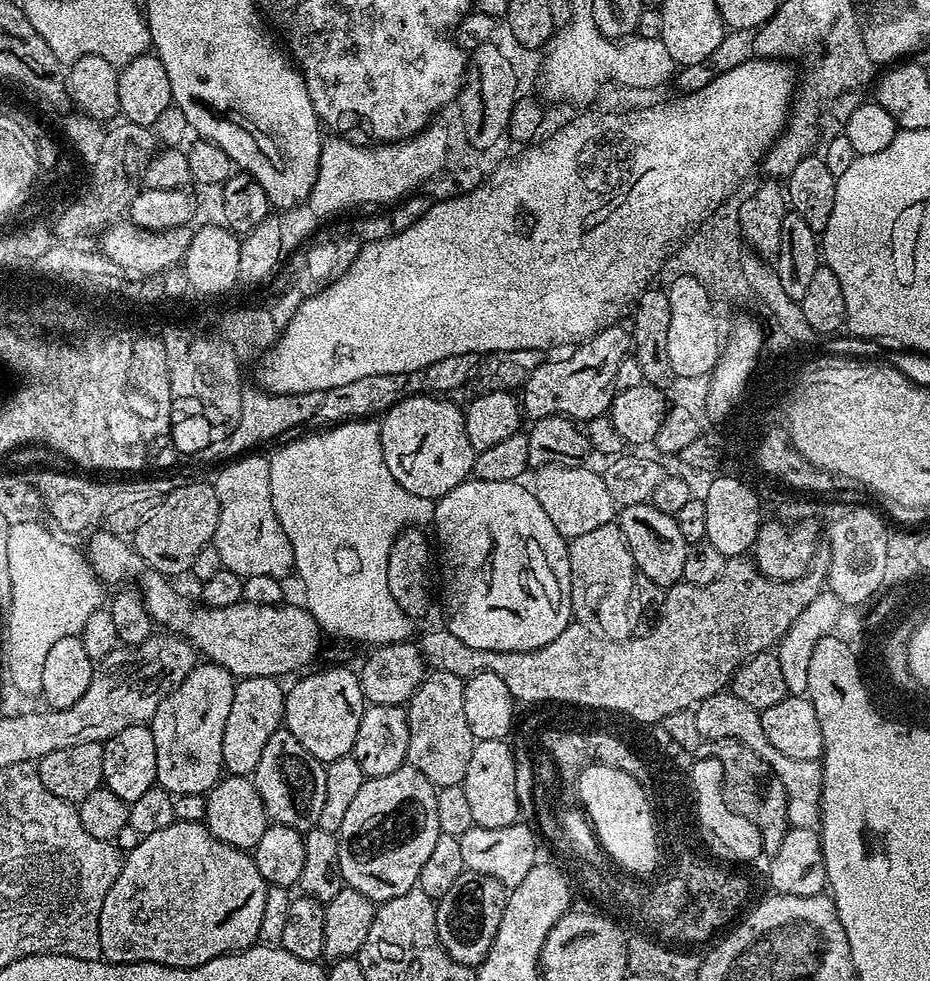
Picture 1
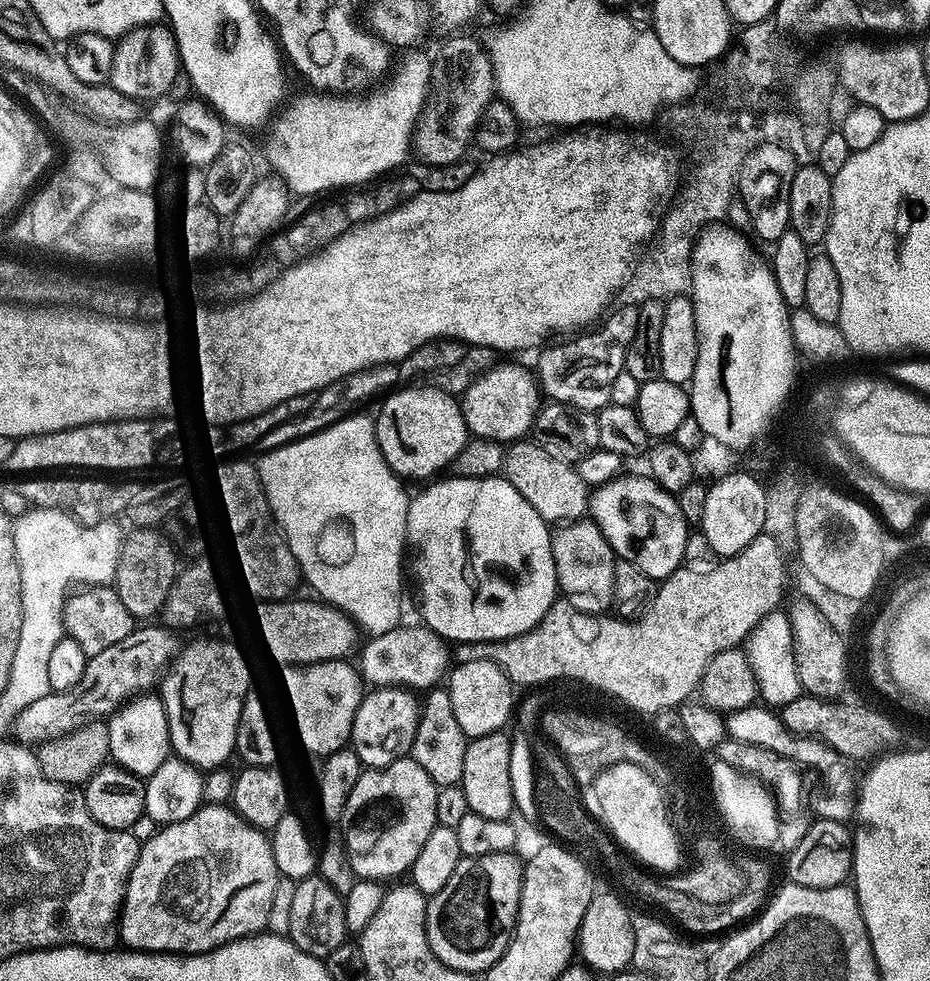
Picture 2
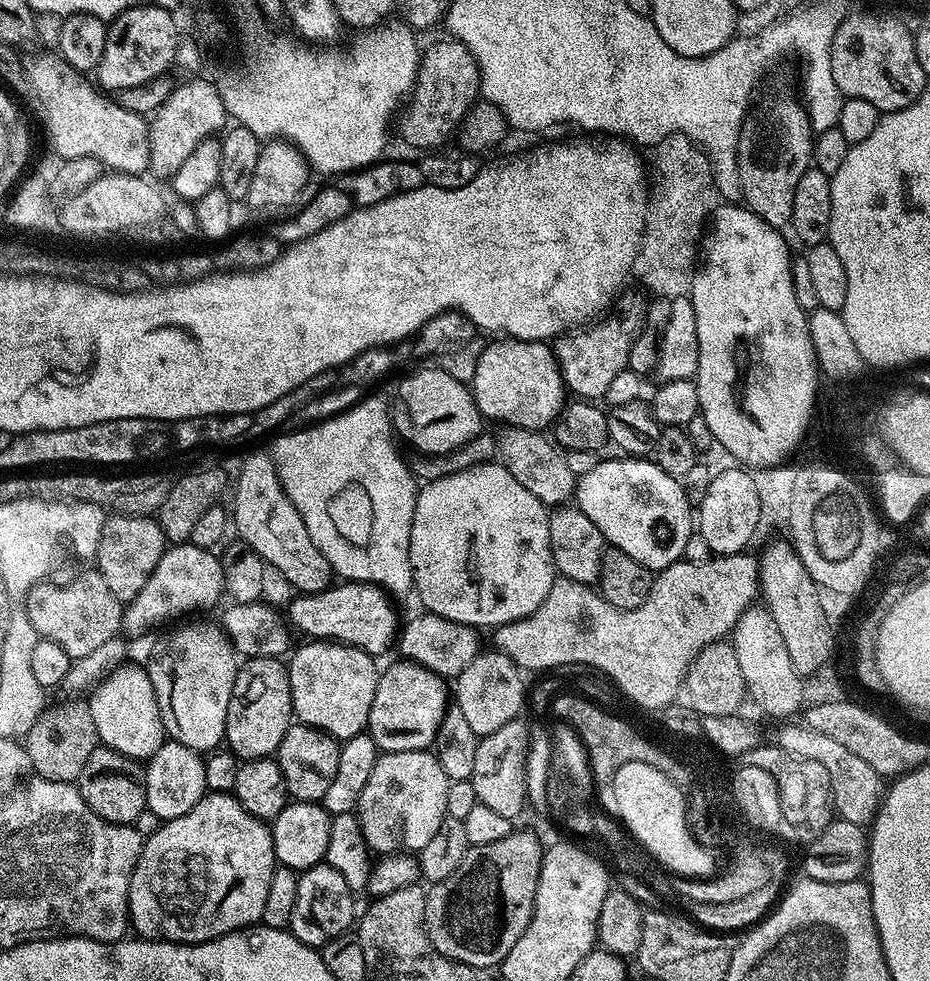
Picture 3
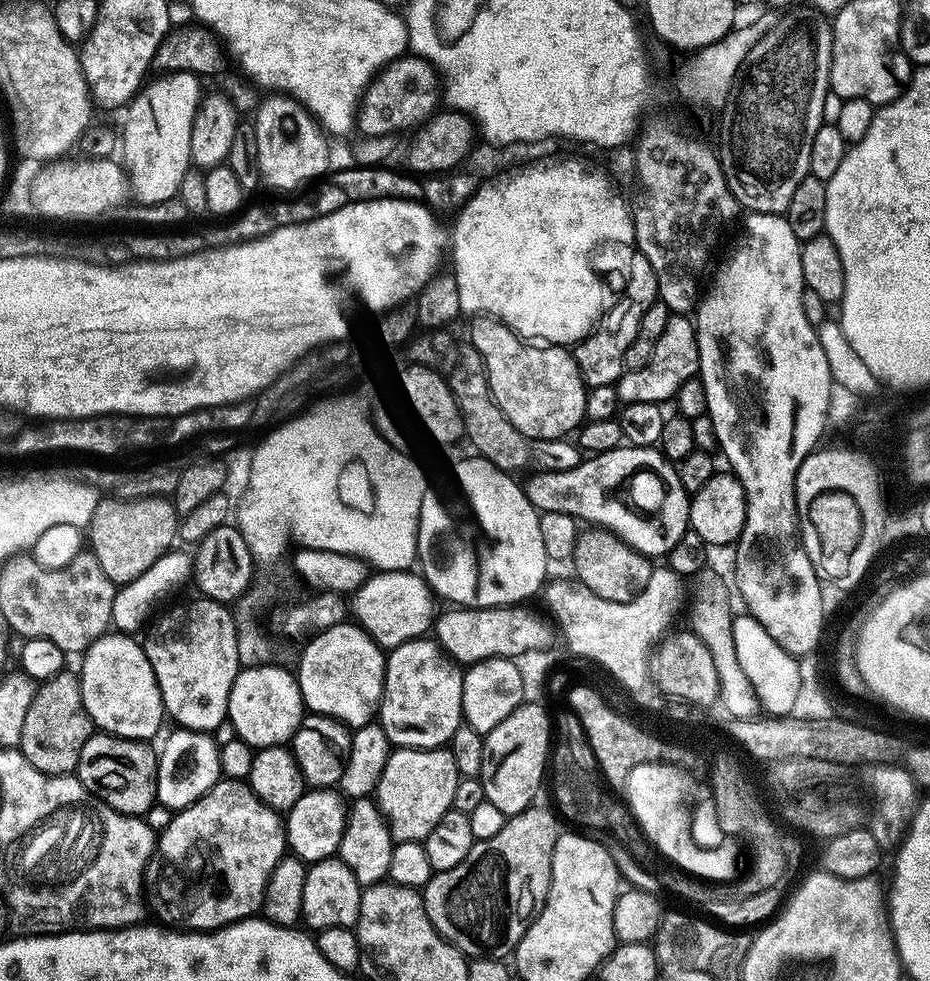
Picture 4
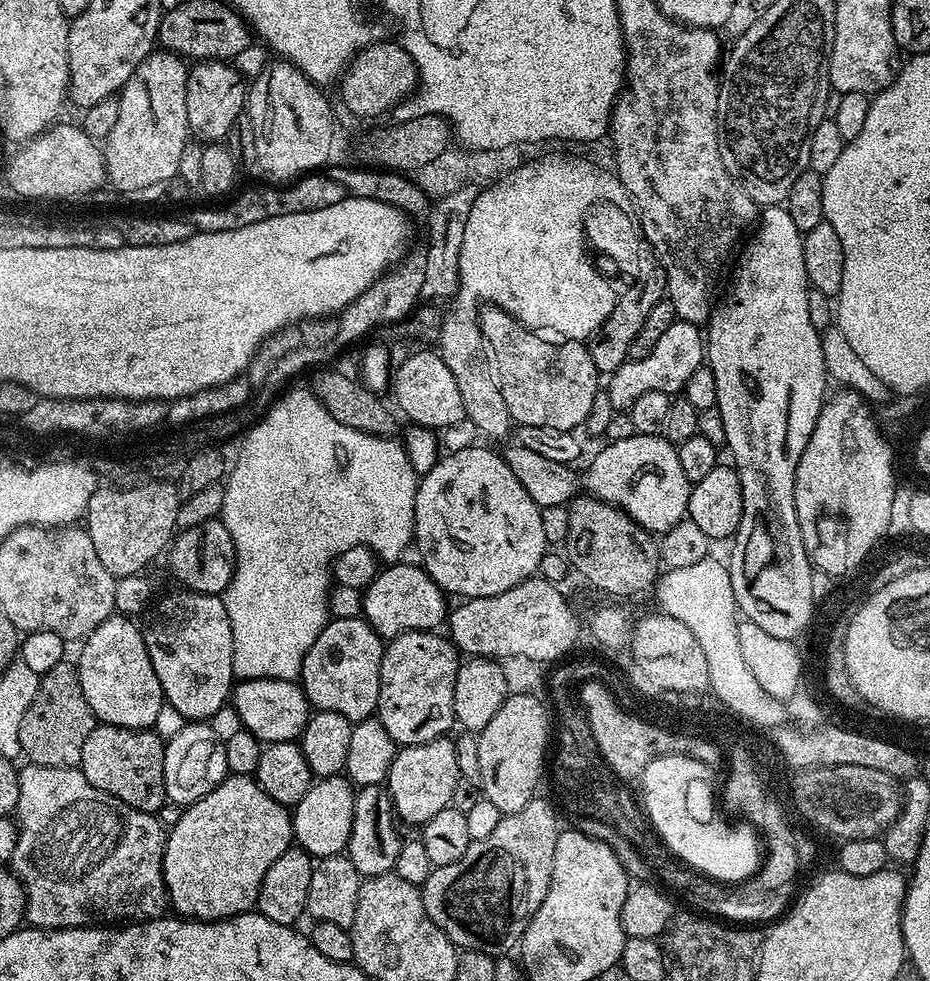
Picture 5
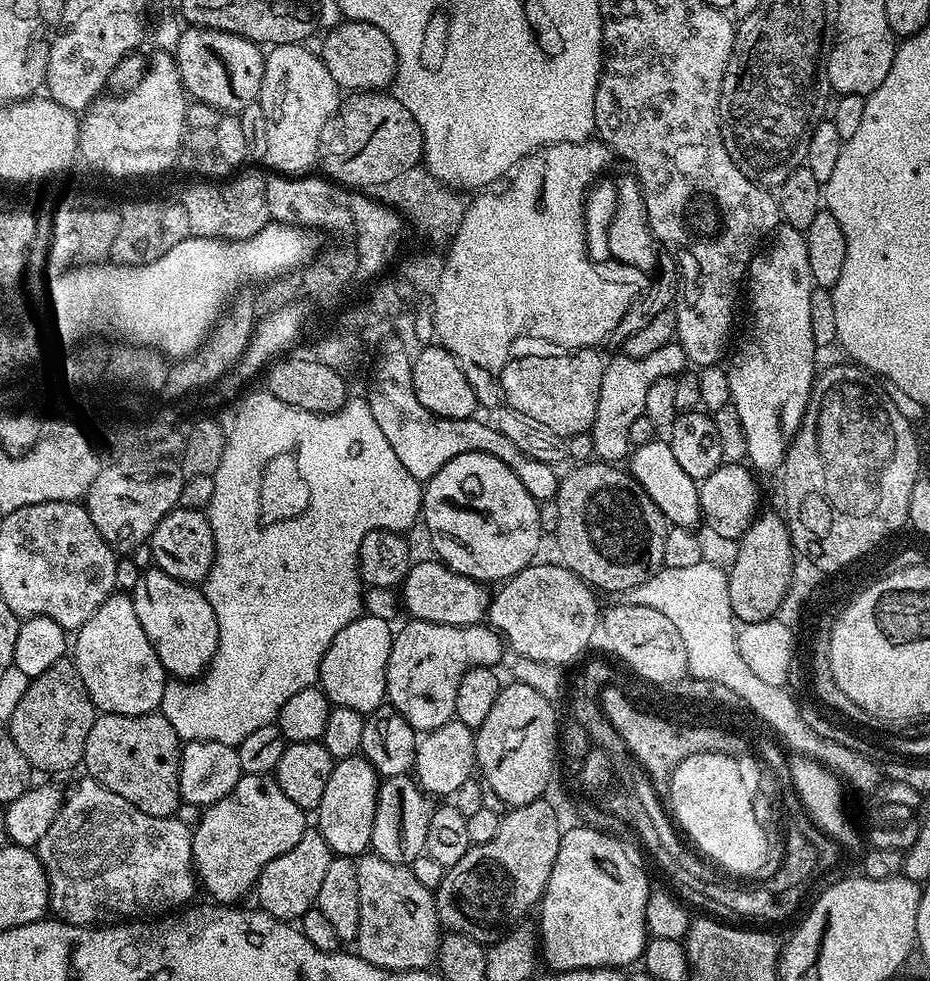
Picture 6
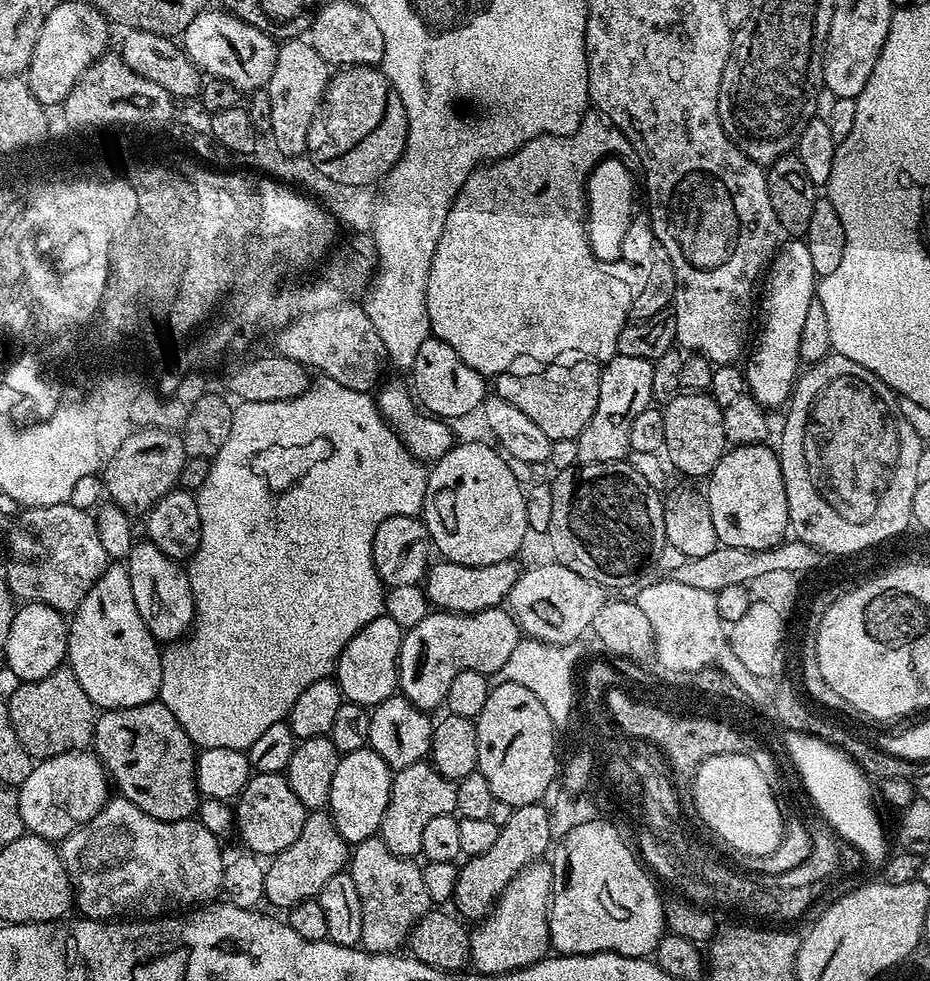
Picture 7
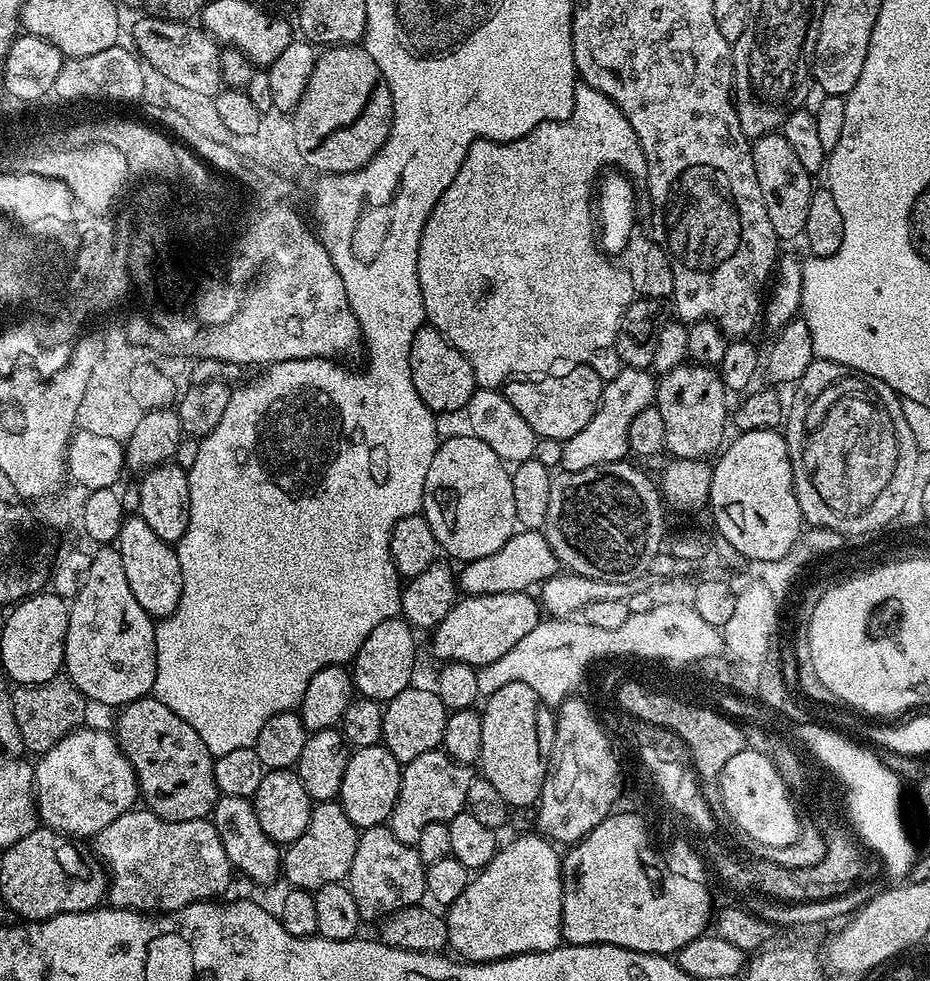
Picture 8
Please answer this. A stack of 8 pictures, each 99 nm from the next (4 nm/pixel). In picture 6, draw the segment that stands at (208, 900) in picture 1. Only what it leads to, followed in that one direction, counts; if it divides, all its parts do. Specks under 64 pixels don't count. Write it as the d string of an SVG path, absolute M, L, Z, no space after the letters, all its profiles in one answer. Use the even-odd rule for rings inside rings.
M241 775L239 782L218 802L207 805L199 813L199 820L192 828L192 863L196 870L199 883L209 892L211 899L221 906L232 906L244 895L251 893L256 887L256 880L266 866L266 862L274 862L278 854L286 854L298 838L306 830L304 824L305 809L294 806L291 798L286 798L282 786L271 775Z

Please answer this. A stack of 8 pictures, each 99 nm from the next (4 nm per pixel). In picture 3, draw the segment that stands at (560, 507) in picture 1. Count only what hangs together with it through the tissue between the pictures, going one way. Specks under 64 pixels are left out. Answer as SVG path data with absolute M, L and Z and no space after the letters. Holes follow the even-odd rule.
M511 426L503 430L505 432L499 433L498 436L498 456L504 467L508 468L510 474L514 474L514 478L518 478L518 482L522 482L522 486L526 486L526 490L530 490L530 494L534 494L534 498L541 500L545 506L567 505L573 499L578 479L570 470L567 455L549 437L548 441L543 431Z

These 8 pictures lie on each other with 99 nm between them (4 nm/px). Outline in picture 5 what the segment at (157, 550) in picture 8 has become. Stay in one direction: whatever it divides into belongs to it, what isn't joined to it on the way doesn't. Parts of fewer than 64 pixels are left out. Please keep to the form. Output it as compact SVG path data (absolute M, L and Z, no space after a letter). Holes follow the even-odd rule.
M179 591L168 592L161 600L153 599L143 613L144 645L166 703L174 706L185 721L204 722L229 703L234 687L230 618L219 595Z

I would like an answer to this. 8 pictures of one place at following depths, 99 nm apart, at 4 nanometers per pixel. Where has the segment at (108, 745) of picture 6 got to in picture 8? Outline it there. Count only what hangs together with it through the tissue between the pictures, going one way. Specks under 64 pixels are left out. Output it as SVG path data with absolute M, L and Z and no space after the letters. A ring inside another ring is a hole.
M152 694L123 705L118 715L120 717L116 720L114 735L134 770L143 807L166 822L190 822L211 817L212 808L218 799L214 778L216 761L214 753L206 750L206 742L198 738L198 730L194 730L194 726L187 722L182 722L182 718L178 718L178 714L170 710L170 706L166 706Z

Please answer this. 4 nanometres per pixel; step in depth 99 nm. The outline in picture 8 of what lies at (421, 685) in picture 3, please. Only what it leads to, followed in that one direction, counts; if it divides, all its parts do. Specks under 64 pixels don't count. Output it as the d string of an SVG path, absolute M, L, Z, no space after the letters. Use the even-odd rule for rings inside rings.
M503 592L502 594L482 594L481 596L465 595L463 598L457 600L456 604L446 614L445 618L435 628L431 629L430 636L432 636L432 652L440 659L440 662L451 662L457 660L463 664L470 664L473 666L483 666L494 662L498 658L502 658L506 654L506 650L514 650L514 646L518 642L522 642L522 638L526 638L526 634L530 634L530 630L534 630L534 626L538 626L542 619L542 605L535 595L528 592Z

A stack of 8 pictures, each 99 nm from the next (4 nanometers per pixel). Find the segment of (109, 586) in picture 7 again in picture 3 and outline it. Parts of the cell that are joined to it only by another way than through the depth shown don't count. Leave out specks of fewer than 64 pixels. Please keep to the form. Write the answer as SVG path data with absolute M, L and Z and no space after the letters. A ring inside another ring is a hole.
M131 662L116 669L103 684L91 693L87 701L94 718L100 744L137 762L147 762L166 743L164 723L158 710L158 698L148 677L147 667Z

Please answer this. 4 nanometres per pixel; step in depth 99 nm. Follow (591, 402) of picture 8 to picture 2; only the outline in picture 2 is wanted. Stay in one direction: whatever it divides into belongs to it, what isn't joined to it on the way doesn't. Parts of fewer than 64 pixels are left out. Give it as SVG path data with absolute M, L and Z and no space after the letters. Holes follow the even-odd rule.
M497 363L493 368L487 370L478 378L474 379L466 391L462 394L462 410L464 421L469 433L473 437L496 440L502 444L519 441L523 439L524 433L533 429L536 414L540 409L540 388L535 375L518 364Z

